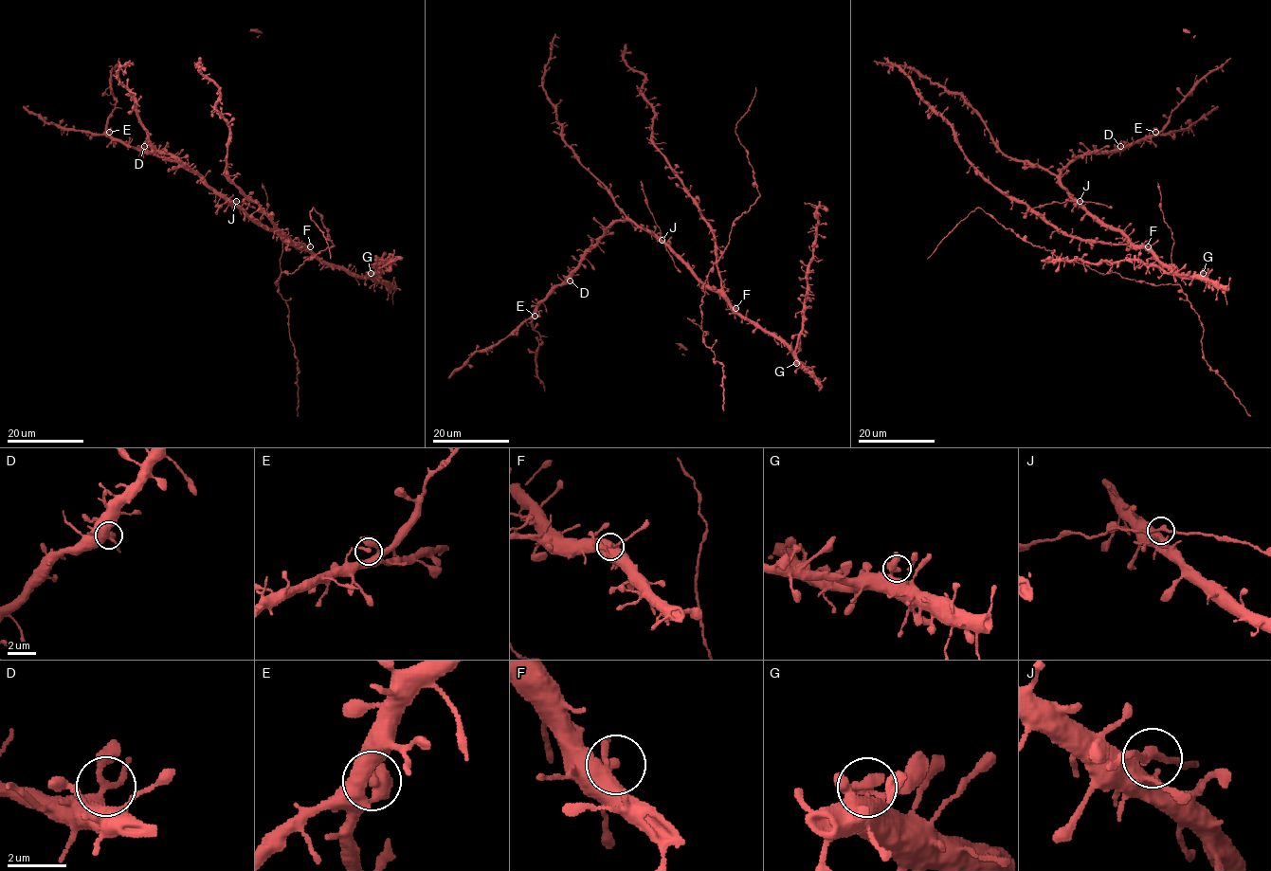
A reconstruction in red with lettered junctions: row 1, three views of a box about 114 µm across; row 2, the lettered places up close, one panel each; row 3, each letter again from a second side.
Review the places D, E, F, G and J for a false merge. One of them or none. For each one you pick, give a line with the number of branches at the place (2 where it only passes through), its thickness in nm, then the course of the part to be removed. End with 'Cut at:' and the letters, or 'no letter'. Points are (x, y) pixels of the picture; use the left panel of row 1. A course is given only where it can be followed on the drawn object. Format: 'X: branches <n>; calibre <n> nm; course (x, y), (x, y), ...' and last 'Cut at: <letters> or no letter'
J: branches 3; calibre 260 nm; course (236, 201), (226, 202), (215, 212)
Cut at: J

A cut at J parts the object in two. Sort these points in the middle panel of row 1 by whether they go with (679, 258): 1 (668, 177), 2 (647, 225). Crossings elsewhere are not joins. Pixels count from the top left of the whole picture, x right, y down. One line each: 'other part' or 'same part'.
1: same part
2: same part

